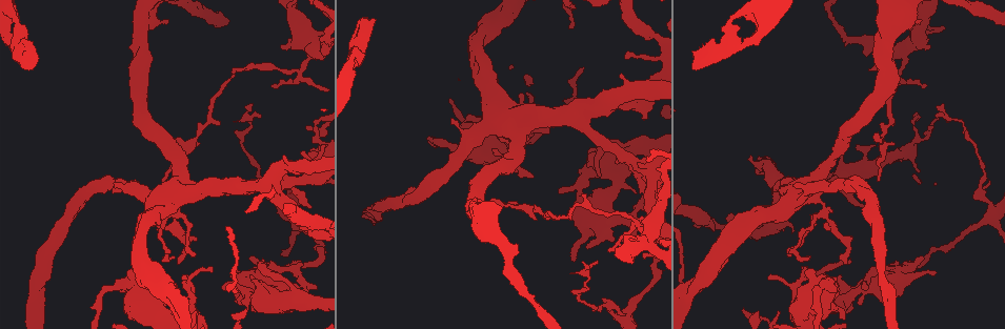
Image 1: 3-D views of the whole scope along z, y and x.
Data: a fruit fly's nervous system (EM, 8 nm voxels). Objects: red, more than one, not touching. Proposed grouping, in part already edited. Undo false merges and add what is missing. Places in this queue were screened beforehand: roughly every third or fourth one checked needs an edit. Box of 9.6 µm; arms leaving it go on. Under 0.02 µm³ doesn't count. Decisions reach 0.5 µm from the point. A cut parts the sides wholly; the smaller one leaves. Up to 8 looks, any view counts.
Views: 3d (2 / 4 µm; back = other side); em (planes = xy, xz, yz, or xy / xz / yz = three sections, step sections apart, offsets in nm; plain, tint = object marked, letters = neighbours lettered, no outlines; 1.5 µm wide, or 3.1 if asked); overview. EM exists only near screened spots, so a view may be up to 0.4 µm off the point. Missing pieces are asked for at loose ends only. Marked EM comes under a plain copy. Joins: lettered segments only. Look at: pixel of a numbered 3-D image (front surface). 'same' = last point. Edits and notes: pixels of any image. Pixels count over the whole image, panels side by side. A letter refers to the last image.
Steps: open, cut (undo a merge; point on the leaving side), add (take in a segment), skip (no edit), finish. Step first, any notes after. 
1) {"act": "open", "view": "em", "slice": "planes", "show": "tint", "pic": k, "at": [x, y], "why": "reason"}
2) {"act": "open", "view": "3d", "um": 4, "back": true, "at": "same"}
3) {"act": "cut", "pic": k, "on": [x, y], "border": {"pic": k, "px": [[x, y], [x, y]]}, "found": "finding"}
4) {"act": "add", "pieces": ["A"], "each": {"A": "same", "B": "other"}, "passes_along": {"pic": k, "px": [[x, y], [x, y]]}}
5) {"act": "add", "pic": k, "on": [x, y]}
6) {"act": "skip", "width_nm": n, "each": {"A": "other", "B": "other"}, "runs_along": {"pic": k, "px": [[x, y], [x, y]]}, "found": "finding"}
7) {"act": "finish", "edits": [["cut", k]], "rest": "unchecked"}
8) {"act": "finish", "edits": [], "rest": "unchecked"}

{"act": "open", "view": "3d", "um": 2, "pic": 1, "at": [846, 262], "why": "thin end"}

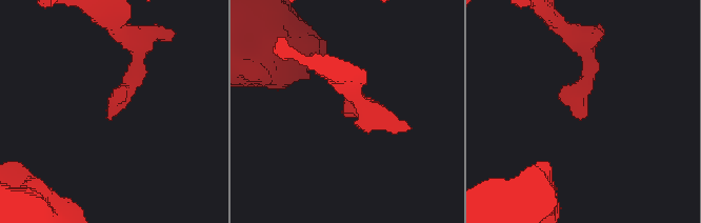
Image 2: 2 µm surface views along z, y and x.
{"act": "open", "view": "em", "slice": "yz", "step": 8, "show": "tint", "pic": 2, "at": [108, 119]}

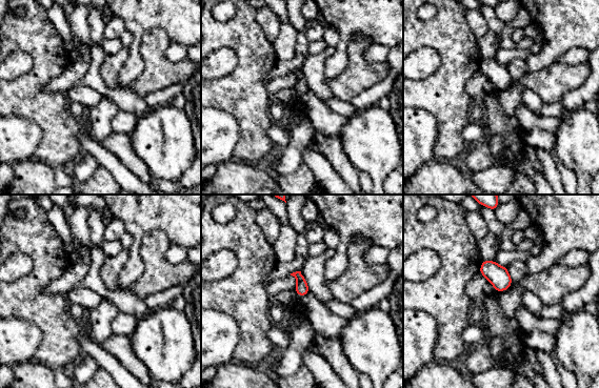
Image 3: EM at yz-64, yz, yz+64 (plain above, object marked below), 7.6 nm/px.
{"act": "open", "view": "em", "slice": "planes", "show": "letters", "at": "same"}

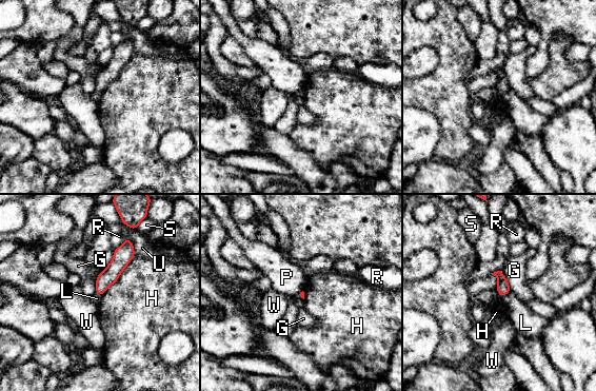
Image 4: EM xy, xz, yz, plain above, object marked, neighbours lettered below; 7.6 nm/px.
{"act": "skip", "longest_contact_nm": ["H", 420], "each": {"G": "other", "H": "other", "L": "other", "P": "other", "R": "other", "S": "other", "U": "other", "W": "other"}, "border": {"pic": 4, "px": [[510, 291], [502, 297]]}, "found": "none of them fits"}

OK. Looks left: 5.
{"act": "open", "view": "em", "slice": "xy", "step": 8, "show": "letters", "pic": 1, "at": [175, 207], "why": "stops while still wide"}

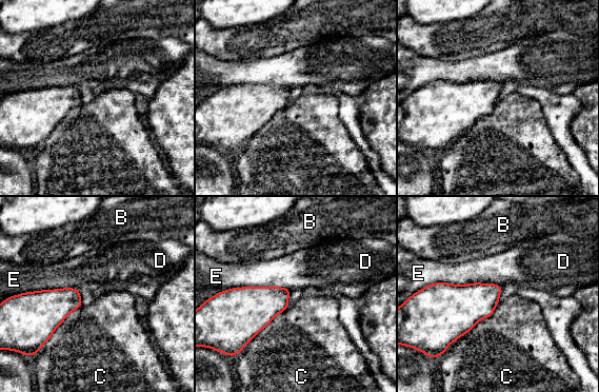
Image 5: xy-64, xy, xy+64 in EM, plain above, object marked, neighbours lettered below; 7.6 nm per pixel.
{"act": "skip", "each": {"B": "other", "C": "other", "D": "other", "E": "other"}, "border": {"pic": 5, "px": [[498, 301], [491, 315], [454, 342]]}, "found": "none of them fits"}

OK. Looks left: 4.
{"act": "open", "view": "em", "slice": "planes", "show": "letters", "pic": 1, "at": [575, 207], "why": "abrupt turn"}

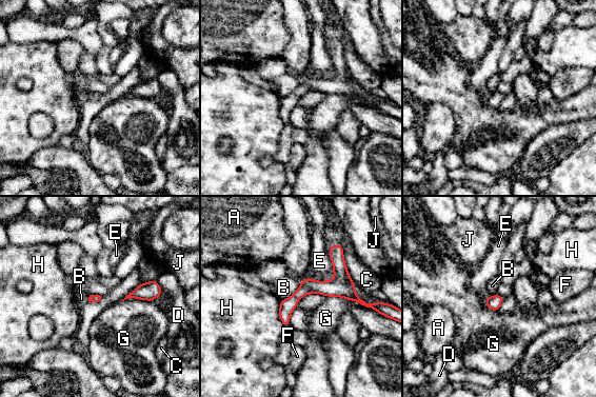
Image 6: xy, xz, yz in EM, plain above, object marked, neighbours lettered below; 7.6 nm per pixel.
{"act": "skip", "each": {"A": "other", "B": "other", "C": "other", "D": "other", "E": "other", "F": "other", "G": "other", "H": "other", "J": "other"}, "runs_along": {"pic": 6, "px": [[338, 246], [338, 278], [306, 286], [285, 323]]}, "found": "all the same neuron"}

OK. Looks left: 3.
{"act": "open", "view": "3d", "um": 2, "pic": 1, "at": [626, 313], "why": "thin end"}

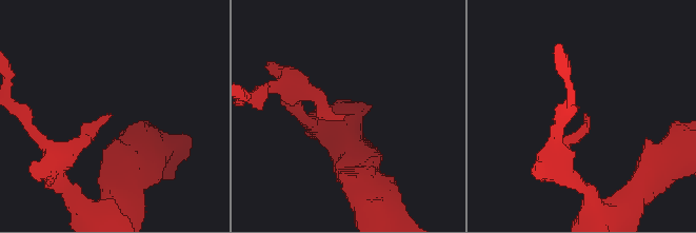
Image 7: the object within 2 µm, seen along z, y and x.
{"act": "open", "view": "em", "slice": "planes", "show": "letters", "pic": 7, "at": [583, 116], "why": "need the tissue"}

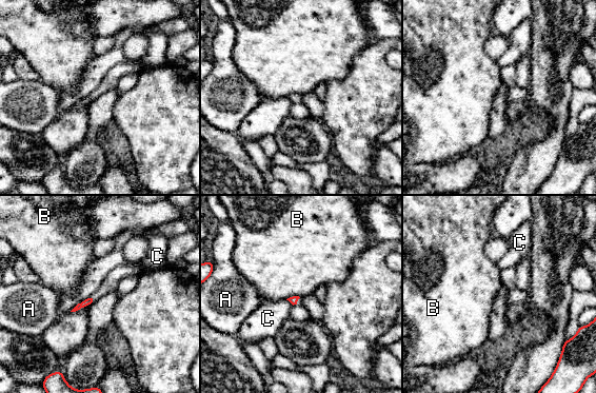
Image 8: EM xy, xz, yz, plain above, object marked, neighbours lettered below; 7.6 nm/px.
{"act": "skip", "each": {"A": "other", "B": "other", "C": "other"}, "border": {"pic": 8, "px": [[299, 296], [290, 296], [286, 299]]}, "found": "none of them fits"}

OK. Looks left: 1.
{"act": "finish", "edits": [], "rest": "unchecked"}

